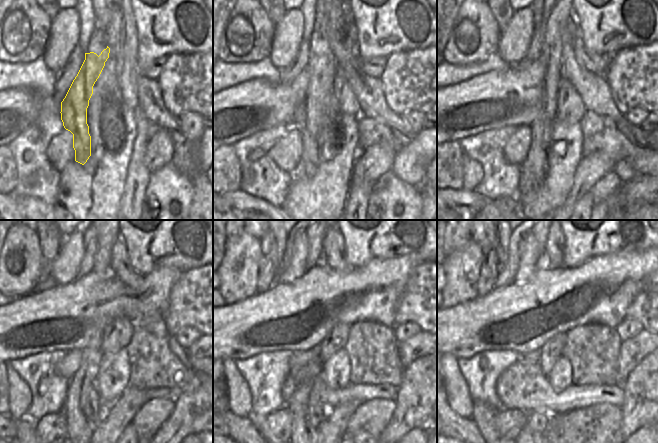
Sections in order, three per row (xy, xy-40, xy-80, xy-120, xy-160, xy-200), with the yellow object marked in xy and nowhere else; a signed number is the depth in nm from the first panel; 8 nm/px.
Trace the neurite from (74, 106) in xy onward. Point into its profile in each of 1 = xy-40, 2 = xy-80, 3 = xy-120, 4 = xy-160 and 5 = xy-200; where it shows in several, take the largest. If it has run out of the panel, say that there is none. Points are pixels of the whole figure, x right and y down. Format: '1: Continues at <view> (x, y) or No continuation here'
1: Continues at xy-40 (307, 120)
2: Continues at xy-80 (536, 160)
3: Continues at xy-120 (84, 380)
4: Continues at xy-160 (316, 411)
5: Continues at xy-200 (539, 422).

